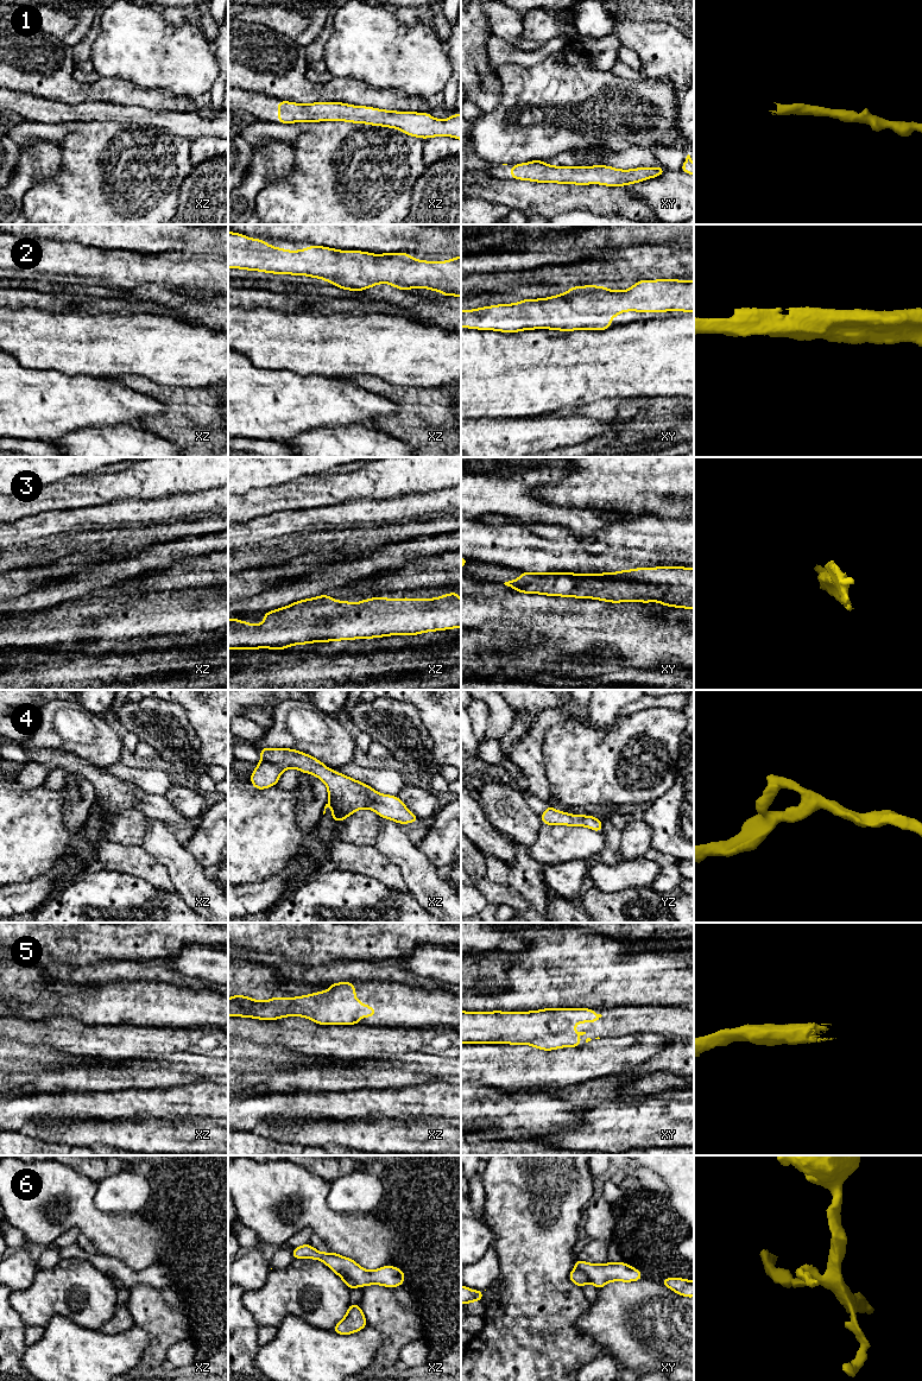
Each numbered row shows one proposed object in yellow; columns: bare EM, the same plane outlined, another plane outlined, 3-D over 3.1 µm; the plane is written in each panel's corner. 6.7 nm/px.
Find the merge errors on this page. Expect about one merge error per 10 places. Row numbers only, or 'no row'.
6

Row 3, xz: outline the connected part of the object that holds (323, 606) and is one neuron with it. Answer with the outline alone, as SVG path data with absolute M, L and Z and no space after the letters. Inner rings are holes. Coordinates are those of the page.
M449 593L436 598L385 598L373 597L356 603L335 601L320 595L284 608L264 613L261 625L228 619L228 650L272 648L286 650L292 645L352 639L371 639L387 635L416 635L425 632L461 628L460 594ZM236 615L238 616L238 615Z

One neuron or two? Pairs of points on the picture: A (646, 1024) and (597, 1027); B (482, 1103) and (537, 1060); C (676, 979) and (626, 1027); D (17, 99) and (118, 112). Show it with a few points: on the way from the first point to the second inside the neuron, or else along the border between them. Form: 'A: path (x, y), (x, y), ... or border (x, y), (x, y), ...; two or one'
A: path (635, 1024), (608, 1024); one
B: border (478, 1082), (510, 1091), (529, 1089); two
C: border (676, 1005), (624, 1005), (621, 1007); two
D: path (42, 111), (93, 112); one

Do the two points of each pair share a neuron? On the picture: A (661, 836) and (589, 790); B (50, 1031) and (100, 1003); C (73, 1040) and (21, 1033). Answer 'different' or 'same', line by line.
A: different
B: different
C: same

